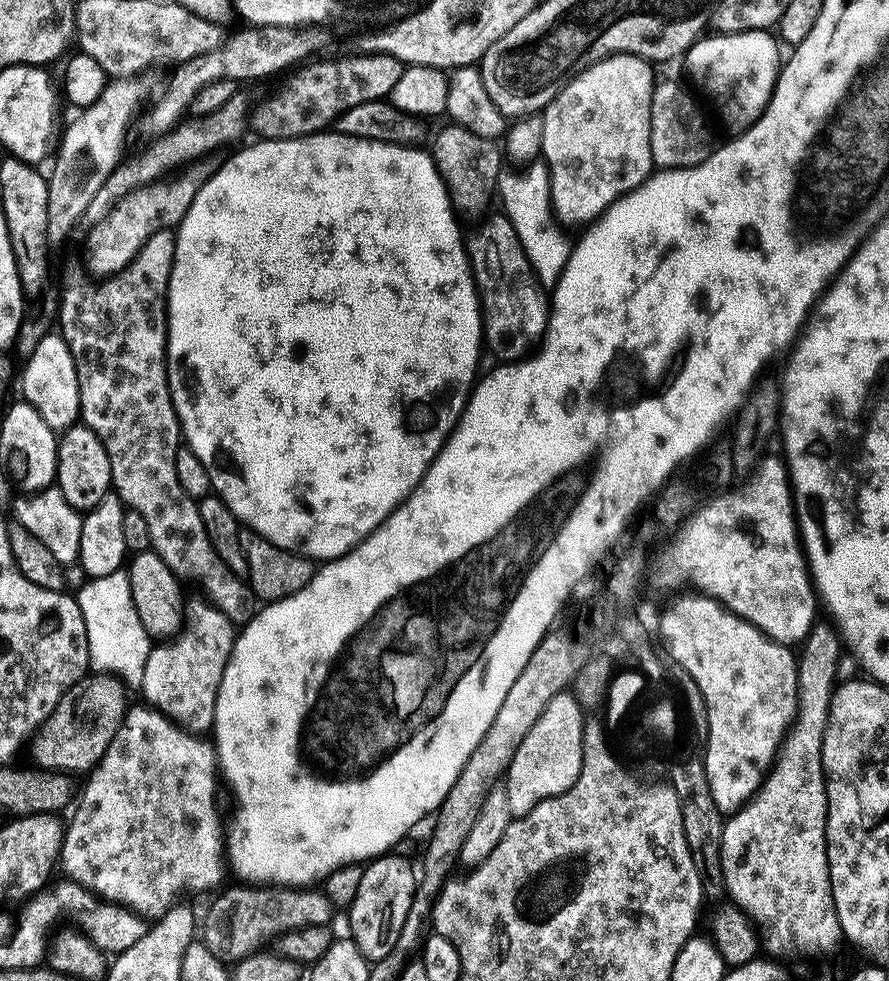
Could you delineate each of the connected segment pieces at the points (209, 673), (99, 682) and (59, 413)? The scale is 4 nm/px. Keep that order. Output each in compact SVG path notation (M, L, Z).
M203 599L196 600L187 605L185 626L182 633L169 642L160 642L151 649L145 662L145 676L142 678L142 694L147 703L155 708L161 716L167 716L173 724L191 734L204 734L216 722L216 699L222 682L222 674L228 665L232 648L236 644L238 635L230 618Z
M108 674L85 675L55 704L30 740L33 761L39 767L88 774L99 764L126 715L125 689L114 681Z
M59 334L41 335L37 346L30 352L27 357L28 365L24 368L24 373L19 373L18 388L24 391L23 399L31 408L38 410L38 414L42 418L42 422L46 422L46 426L50 426L52 431L57 434L63 434L73 427L80 420L80 404L79 404L79 386L78 374L74 370L74 358L70 354L70 350L66 346L63 336Z

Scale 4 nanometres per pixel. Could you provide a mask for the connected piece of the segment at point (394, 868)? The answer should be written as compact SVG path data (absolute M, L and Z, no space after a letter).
M396 854L375 857L365 867L358 895L346 912L348 924L352 927L350 938L361 954L369 958L379 958L394 950L394 942L398 942L398 934L402 934L402 922L406 922L406 914L410 914L416 893L417 869L412 869L412 864L406 857L392 855Z

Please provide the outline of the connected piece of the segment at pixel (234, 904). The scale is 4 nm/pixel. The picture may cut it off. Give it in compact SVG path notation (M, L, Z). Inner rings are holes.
M236 886L240 888L228 888L208 908L208 913L202 916L202 928L204 924L204 936L202 943L208 947L210 954L225 962L239 962L253 955L268 943L284 936L287 932L299 932L306 926L318 926L328 924L334 915L332 903L320 890L305 890L304 888L290 888L287 886Z

